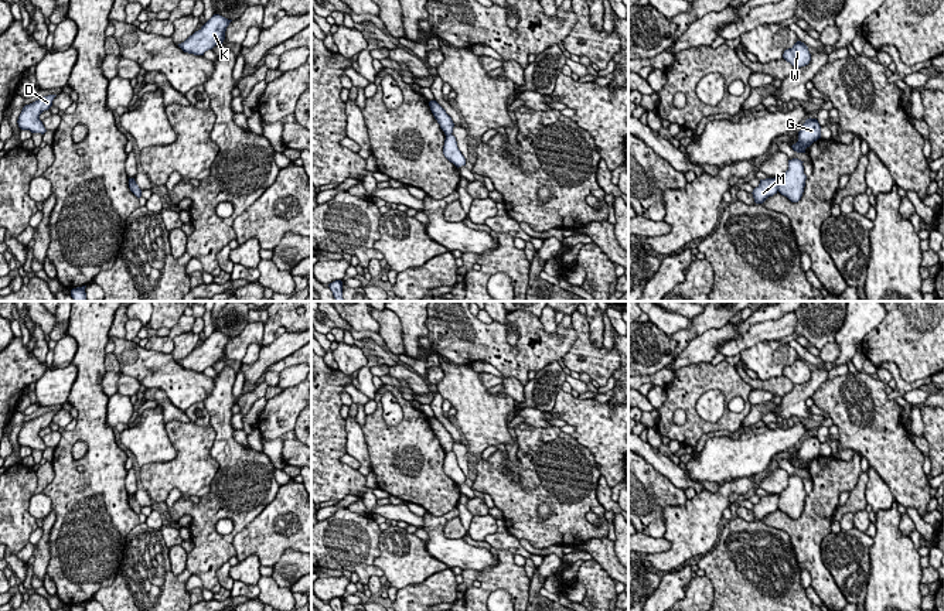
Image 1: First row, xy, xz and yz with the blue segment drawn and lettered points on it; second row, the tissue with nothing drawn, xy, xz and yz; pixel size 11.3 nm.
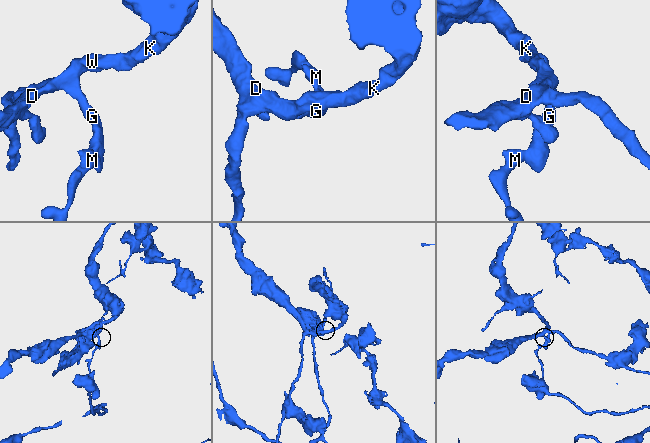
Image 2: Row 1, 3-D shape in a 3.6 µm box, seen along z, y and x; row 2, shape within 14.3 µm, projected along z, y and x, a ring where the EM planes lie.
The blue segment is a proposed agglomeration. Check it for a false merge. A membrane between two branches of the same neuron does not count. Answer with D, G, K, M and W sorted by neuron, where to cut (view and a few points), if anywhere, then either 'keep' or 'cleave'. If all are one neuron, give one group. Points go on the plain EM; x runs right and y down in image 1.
groups D G K W / M; cut yz (780, 495), (777, 507); cleave

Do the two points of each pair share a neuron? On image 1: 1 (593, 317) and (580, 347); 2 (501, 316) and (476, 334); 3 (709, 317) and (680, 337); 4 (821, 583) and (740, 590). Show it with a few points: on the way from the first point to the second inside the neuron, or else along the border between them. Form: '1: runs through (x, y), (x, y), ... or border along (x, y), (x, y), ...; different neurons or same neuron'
1: border along (585, 316), (589, 324), (589, 340), (602, 348); different neurons
2: border along (510, 316), (504, 323), (493, 320); different neurons
3: runs through (702, 323), (687, 335); same neuron
4: border along (790, 539), (797, 566), (801, 570); different neurons

